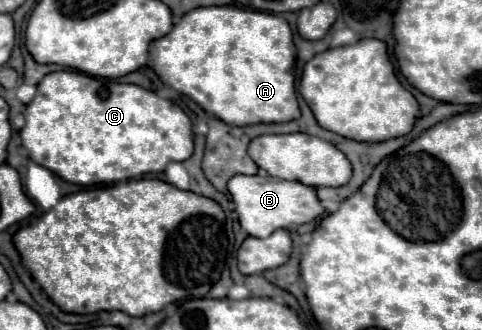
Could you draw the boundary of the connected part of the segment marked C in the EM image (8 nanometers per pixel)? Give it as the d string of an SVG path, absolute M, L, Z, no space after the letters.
M60 70L46 74L38 82L38 92L26 106L24 118L26 124L20 130L20 138L30 160L46 166L62 180L80 186L110 184L140 178L144 174L164 172L170 162L184 162L194 150L192 122L172 100L160 98L136 84L108 82L106 78L92 78L82 72Z

